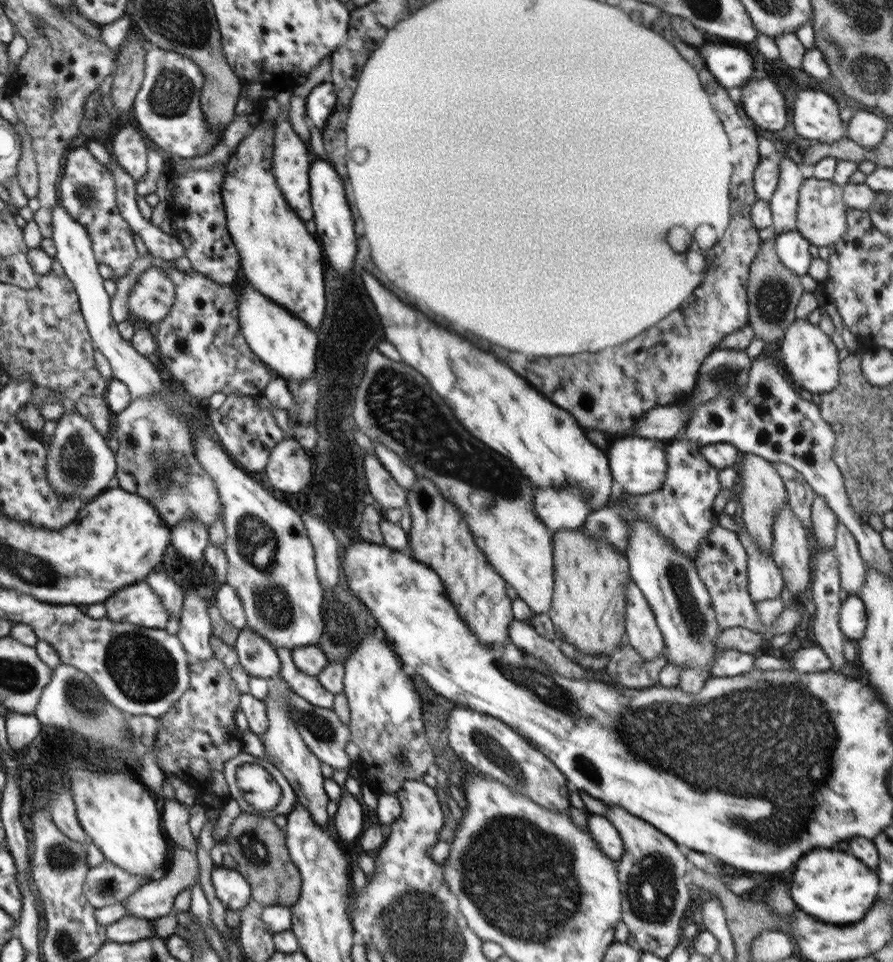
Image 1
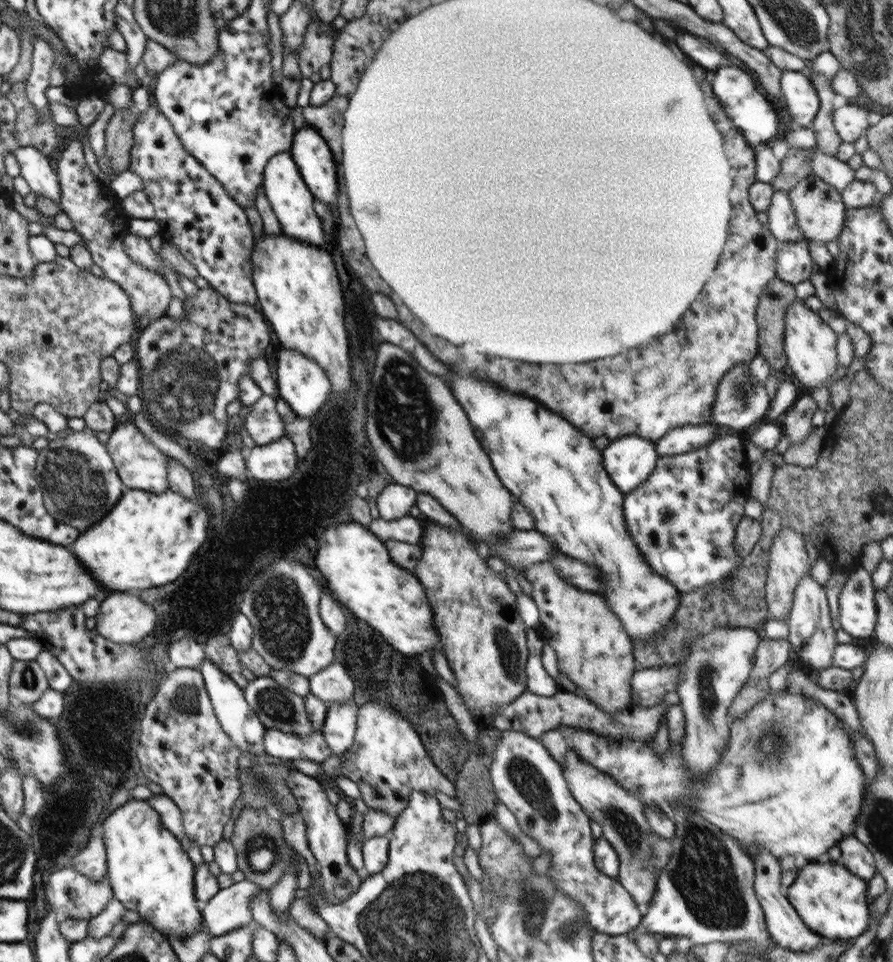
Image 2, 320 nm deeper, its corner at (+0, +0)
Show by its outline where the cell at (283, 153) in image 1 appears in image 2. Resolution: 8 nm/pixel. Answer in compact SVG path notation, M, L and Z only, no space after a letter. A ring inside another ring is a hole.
M289 151L278 153L267 162L263 172L263 190L281 224L283 234L300 242L320 247L326 244L321 218L314 210L315 196L306 186L298 165Z

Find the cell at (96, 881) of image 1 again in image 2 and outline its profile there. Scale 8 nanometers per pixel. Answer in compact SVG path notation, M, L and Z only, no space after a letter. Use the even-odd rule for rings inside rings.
M70 867L51 871L46 888L44 888L44 896L50 904L51 910L63 914L66 919L89 920L98 916L112 900L112 891L113 888L106 876L102 880L91 880L91 878L76 872L73 867Z

